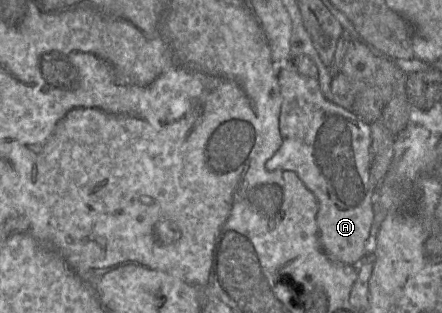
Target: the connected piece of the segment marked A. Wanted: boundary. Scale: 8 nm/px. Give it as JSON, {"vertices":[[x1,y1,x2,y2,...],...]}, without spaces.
{"vertices":[[288,61,278,69,281,91,279,130,282,144,266,163,268,171,285,169,294,171,318,201,316,222,320,244,329,258,346,265,358,266,366,256,365,244,370,237,374,220,374,194,377,188,370,177,370,125,355,114,329,101,323,95,319,81,305,77,297,71,294,62]]}

